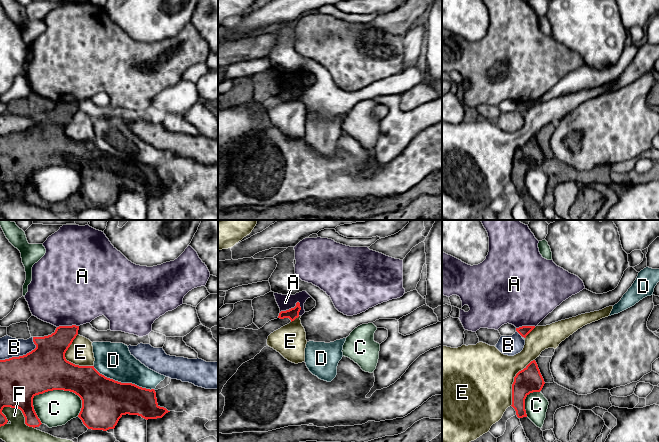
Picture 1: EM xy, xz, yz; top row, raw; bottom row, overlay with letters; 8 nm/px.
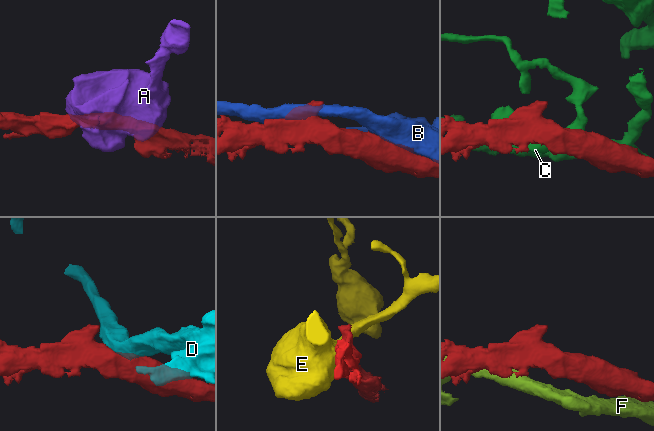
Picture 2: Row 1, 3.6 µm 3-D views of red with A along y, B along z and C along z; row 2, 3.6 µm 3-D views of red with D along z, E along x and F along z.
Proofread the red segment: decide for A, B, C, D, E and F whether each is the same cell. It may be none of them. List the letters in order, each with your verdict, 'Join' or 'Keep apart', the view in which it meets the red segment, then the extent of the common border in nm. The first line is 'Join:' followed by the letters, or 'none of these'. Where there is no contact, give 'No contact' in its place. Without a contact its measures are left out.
Join: none of these
A: Keep apart. Touches red in xz. Shared border 180 nm
B: Keep apart. Touches red in xy. Shared border 320 nm
C: Keep apart. Touches red in xy. Shared border 420 nm
D: Keep apart. Touches red in xy. Shared border 500 nm
E: Keep apart. Touches red in xy. Shared border 300 nm
F: Keep apart. Touches red in xy. Shared border 300 nm

